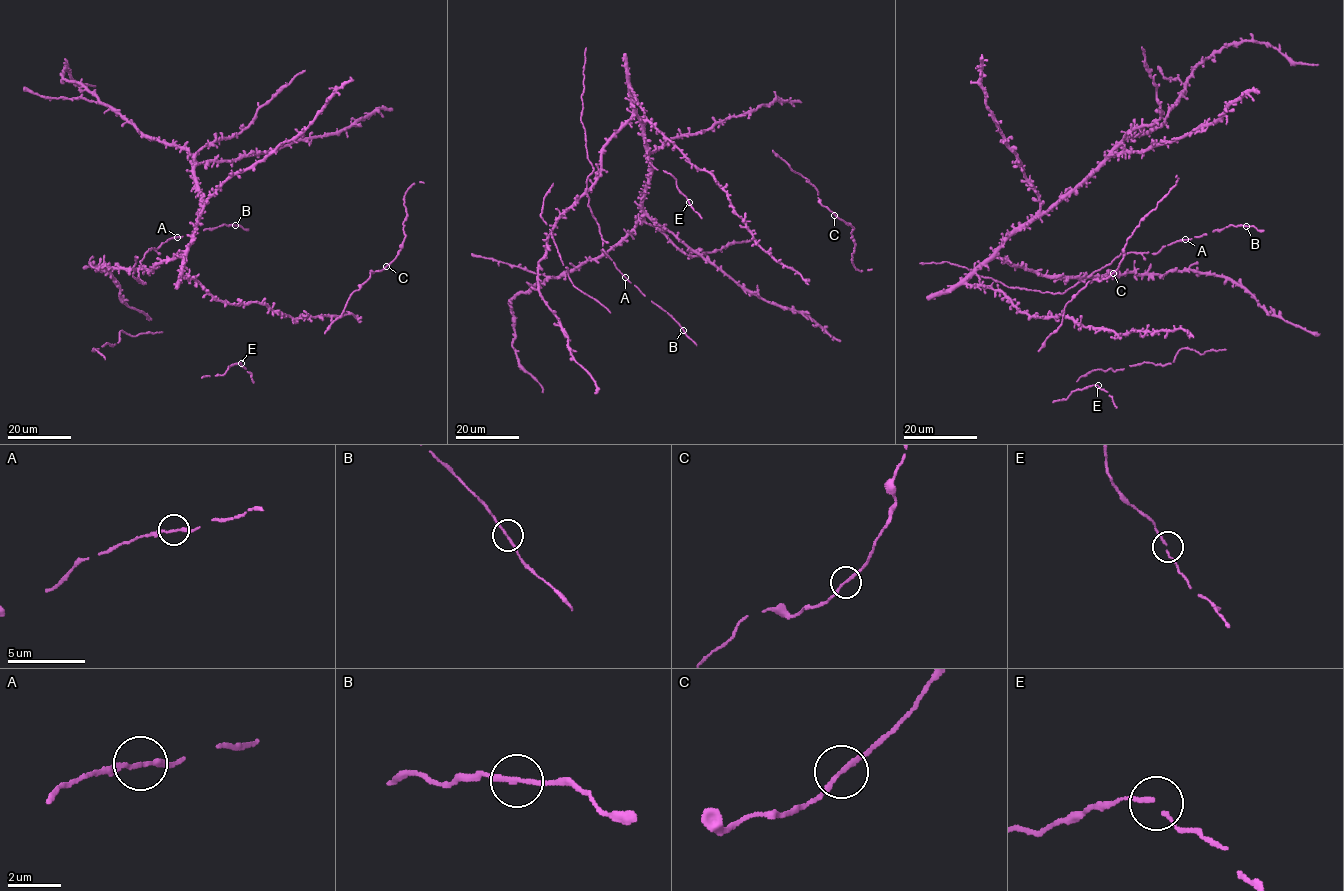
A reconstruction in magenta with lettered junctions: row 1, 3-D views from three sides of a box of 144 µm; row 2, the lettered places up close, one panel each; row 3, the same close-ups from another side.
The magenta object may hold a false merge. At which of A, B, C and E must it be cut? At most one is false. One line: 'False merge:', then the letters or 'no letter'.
False merge: B

